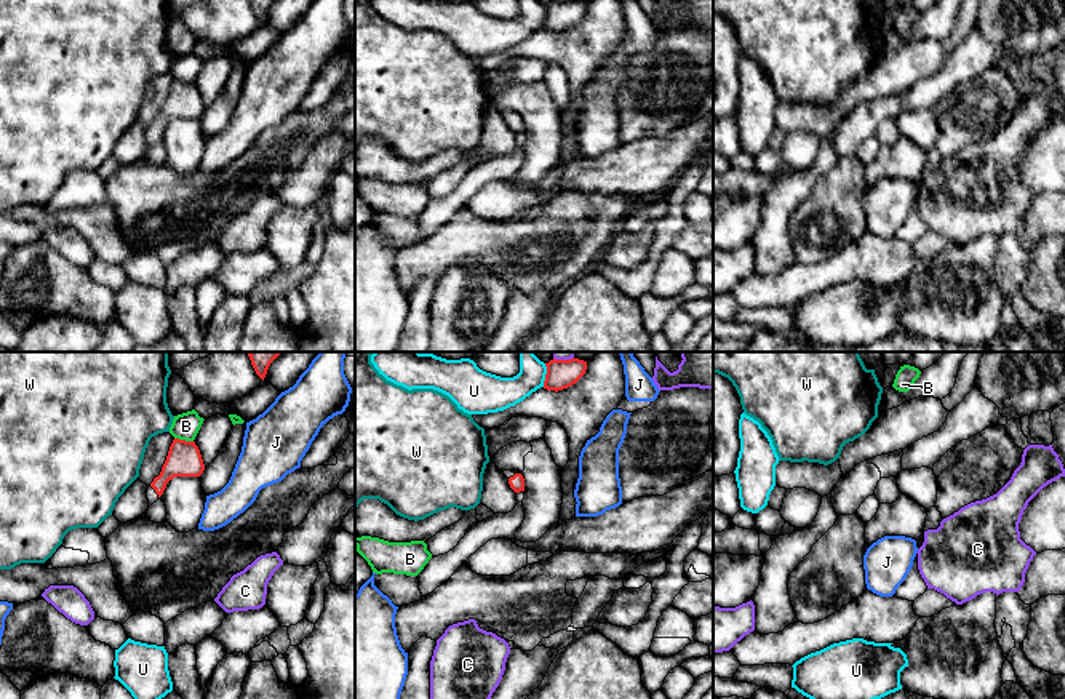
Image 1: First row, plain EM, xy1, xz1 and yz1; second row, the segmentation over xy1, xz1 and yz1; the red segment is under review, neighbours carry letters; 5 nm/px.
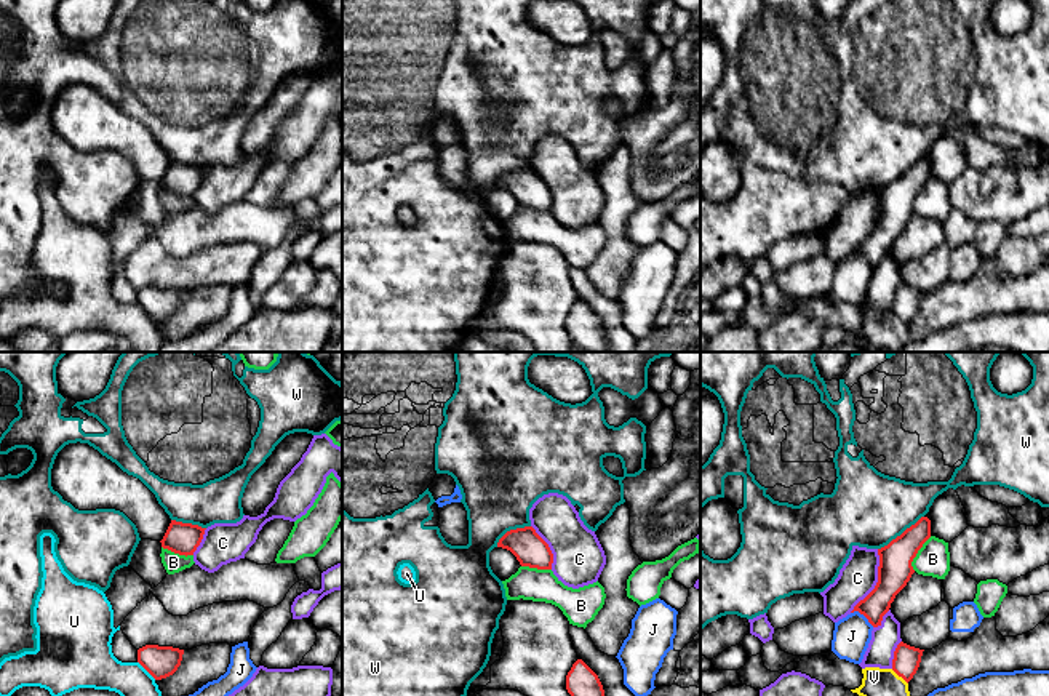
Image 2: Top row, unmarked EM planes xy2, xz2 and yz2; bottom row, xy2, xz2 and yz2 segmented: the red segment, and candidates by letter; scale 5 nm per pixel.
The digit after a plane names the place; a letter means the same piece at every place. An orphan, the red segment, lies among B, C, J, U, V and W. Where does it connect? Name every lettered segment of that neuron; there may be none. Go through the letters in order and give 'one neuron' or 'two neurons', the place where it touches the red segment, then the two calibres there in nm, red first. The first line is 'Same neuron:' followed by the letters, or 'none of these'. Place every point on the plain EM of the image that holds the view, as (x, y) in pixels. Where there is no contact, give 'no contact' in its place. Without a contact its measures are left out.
Same neuron: none of these
B: two neurons; contact yz2 (917, 194); calibres 170 and 170 nm
C: two neurons; contact yz2 (878, 223); calibres 170 and 190 nm
J: two neurons; contact yz2 (862, 255); calibres 160 and 190 nm
U: two neurons; contact xy2 (147, 312); calibres 160 and 200 nm
V: two neurons; contact yz2 (899, 317); calibres 140 and 190 nm
W: two neurons; contact yz2 (902, 175); calibres 170 and 380 nm

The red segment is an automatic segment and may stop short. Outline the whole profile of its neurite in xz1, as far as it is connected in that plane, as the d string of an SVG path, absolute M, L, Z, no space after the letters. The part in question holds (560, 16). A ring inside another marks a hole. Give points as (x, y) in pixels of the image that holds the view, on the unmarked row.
M579 0L571 2L550 2L545 5L547 16L544 22L544 30L547 32L563 32L576 26L587 11L587 3Z

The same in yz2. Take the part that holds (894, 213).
M921 158L887 187L878 190L879 208L875 230L854 251L864 256L873 269L881 267L895 237L915 214L911 203L923 186L931 179L931 162Z

